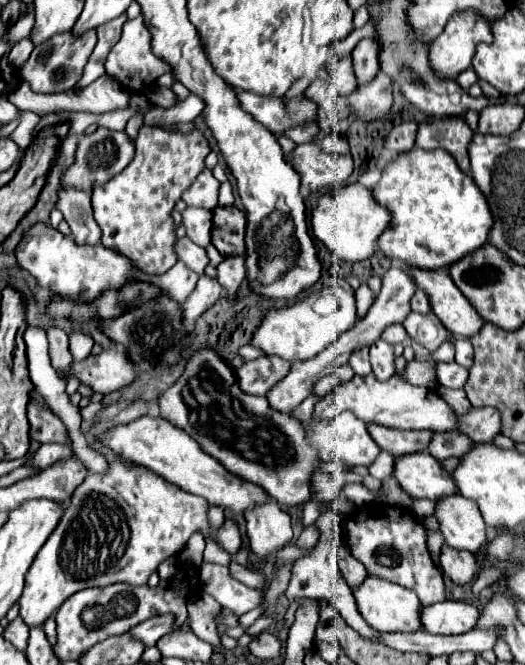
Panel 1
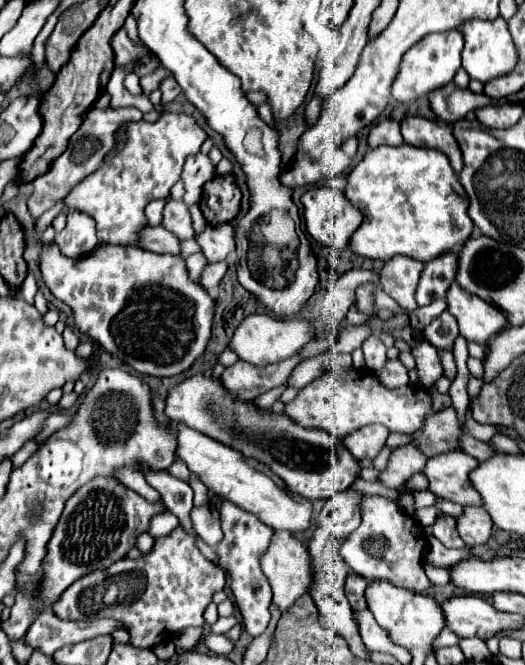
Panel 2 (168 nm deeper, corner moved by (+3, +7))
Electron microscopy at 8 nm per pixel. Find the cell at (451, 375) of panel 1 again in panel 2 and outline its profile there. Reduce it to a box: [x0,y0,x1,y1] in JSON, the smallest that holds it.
[412,341,442,387]

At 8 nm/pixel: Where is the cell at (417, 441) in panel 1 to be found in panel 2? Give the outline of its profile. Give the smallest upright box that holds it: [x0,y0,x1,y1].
[414,407,462,457]

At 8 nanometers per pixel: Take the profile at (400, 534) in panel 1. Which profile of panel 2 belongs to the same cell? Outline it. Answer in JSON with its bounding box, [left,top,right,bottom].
[338,495,430,593]

